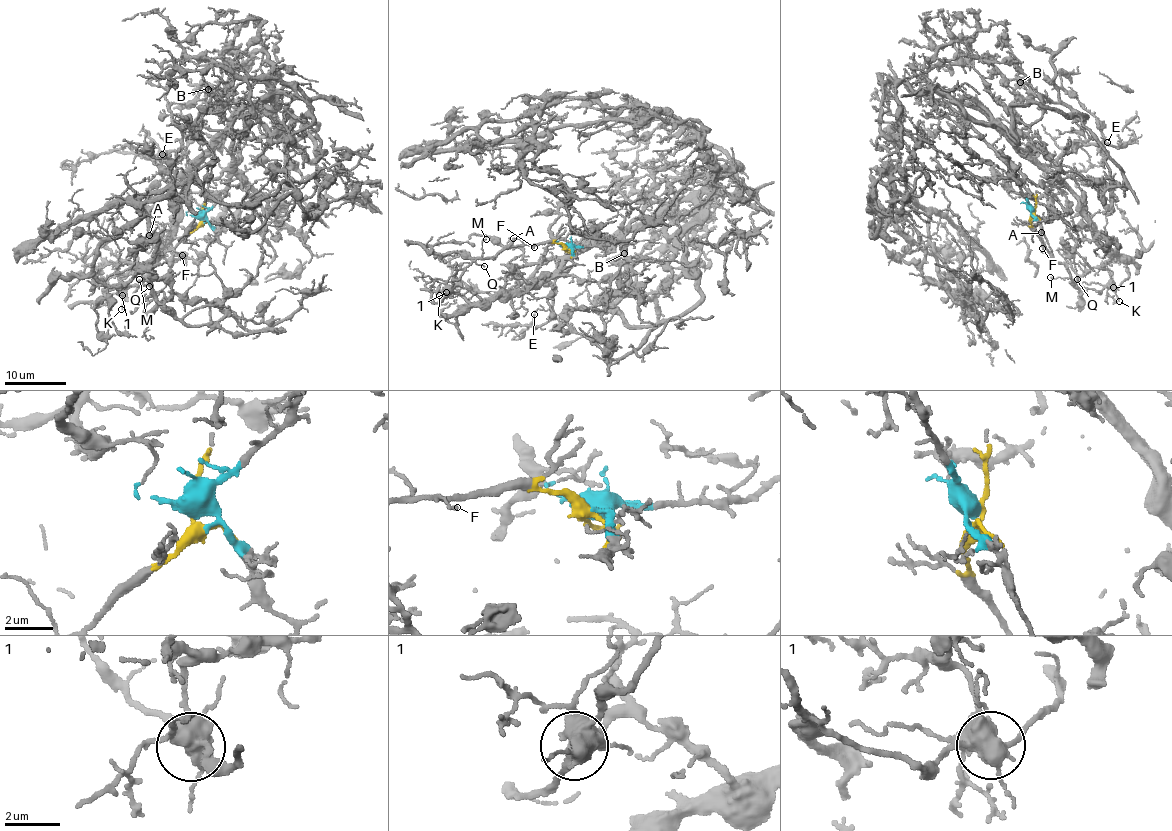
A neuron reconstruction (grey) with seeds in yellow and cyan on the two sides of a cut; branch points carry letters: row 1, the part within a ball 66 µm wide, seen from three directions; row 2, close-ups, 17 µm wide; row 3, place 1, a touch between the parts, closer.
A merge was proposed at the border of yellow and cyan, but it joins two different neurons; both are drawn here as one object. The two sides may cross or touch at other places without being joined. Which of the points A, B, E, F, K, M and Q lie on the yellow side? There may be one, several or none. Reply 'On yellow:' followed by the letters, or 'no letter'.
On yellow: A, F, M, Q

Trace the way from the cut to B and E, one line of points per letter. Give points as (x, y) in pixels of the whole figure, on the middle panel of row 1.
B: (565, 249), (600, 247), (651, 205), (713, 182), (705, 209), (675, 212), (633, 263), (616, 260), (623, 254)
E: (565, 249), (564, 237), (547, 247), (557, 258), (533, 279), (555, 289), (553, 313), (535, 326), (534, 314)

